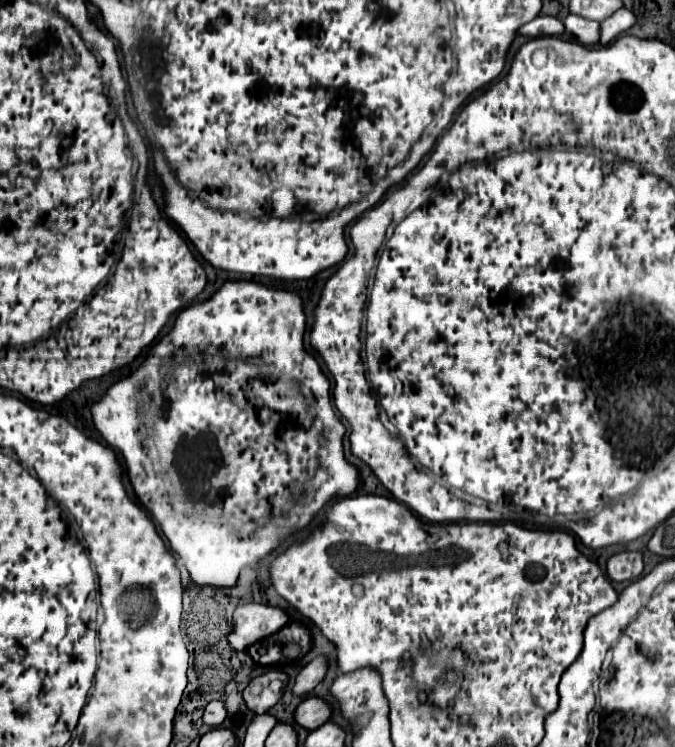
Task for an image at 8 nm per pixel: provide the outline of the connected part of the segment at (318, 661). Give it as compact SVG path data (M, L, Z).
M316 657L312 659L306 667L300 669L300 673L296 675L296 681L292 685L292 695L294 697L304 697L308 695L326 675L326 659L324 657Z

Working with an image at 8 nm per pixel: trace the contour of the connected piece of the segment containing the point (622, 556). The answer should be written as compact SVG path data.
M622 551L614 557L608 559L608 577L612 581L634 581L642 575L642 555L640 553L630 553L630 551Z

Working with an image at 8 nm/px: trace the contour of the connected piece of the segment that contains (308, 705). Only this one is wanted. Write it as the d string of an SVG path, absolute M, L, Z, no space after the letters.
M318 697L304 699L298 705L298 709L294 711L296 725L300 725L300 727L304 727L308 731L314 731L320 725L324 725L328 721L328 717L330 717L330 707L328 707L328 703L324 703Z

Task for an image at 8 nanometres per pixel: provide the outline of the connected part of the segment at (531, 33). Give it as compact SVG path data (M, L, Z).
M538 15L536 19L532 19L530 23L522 25L518 29L520 35L524 37L542 37L542 35L562 35L564 33L564 25L560 19L550 17L550 15Z

